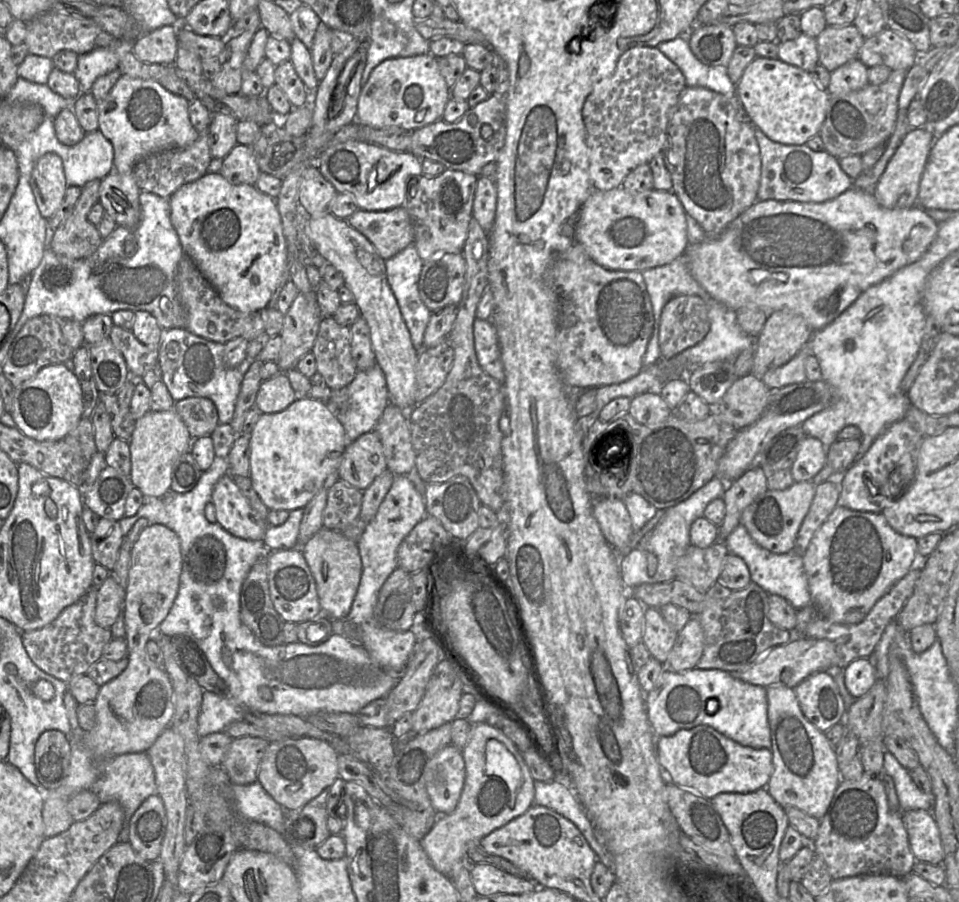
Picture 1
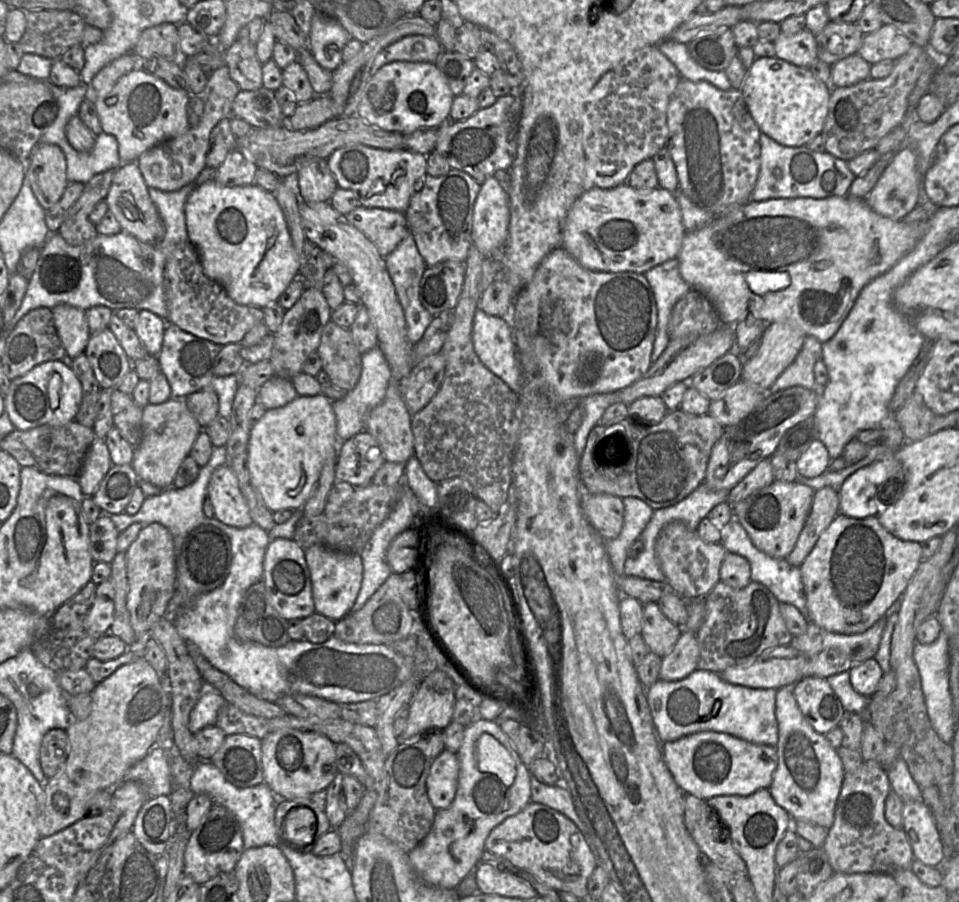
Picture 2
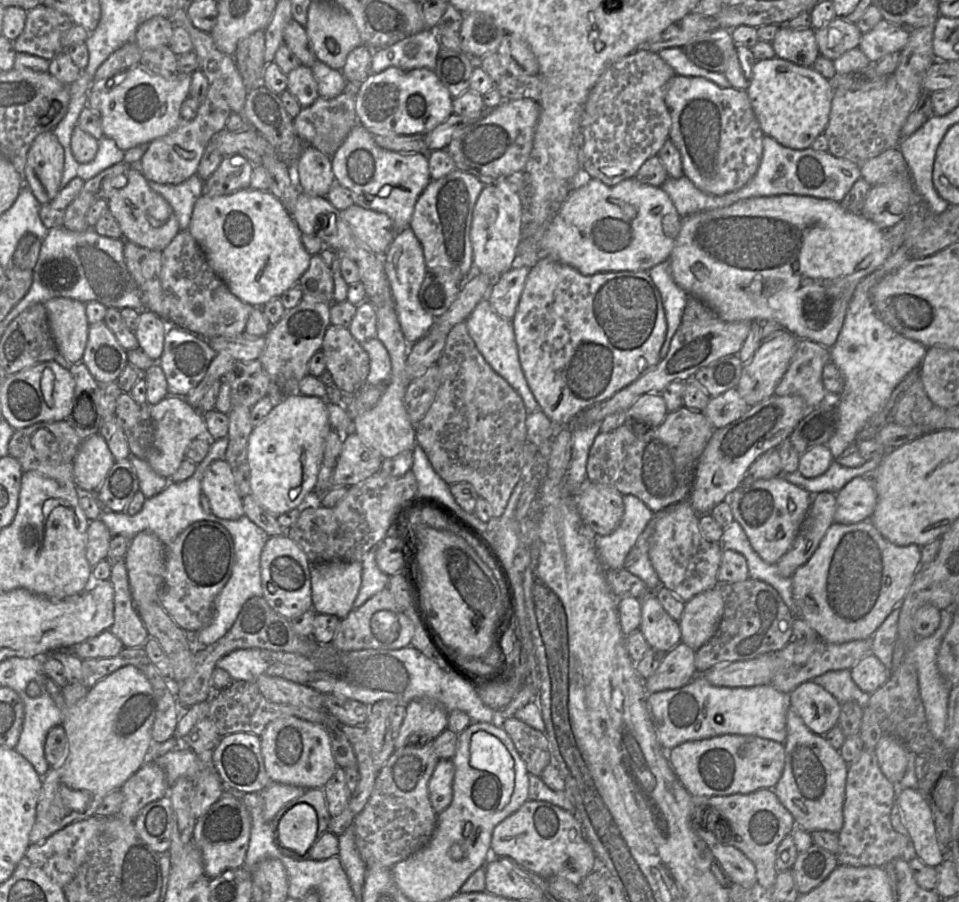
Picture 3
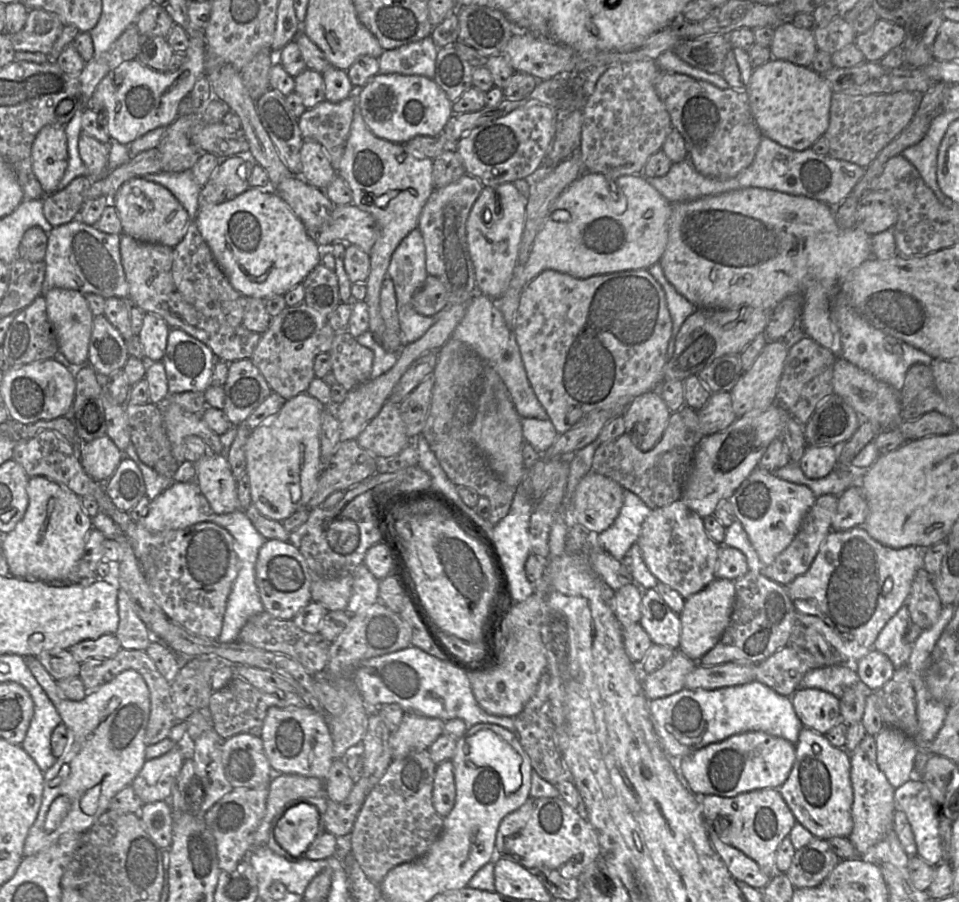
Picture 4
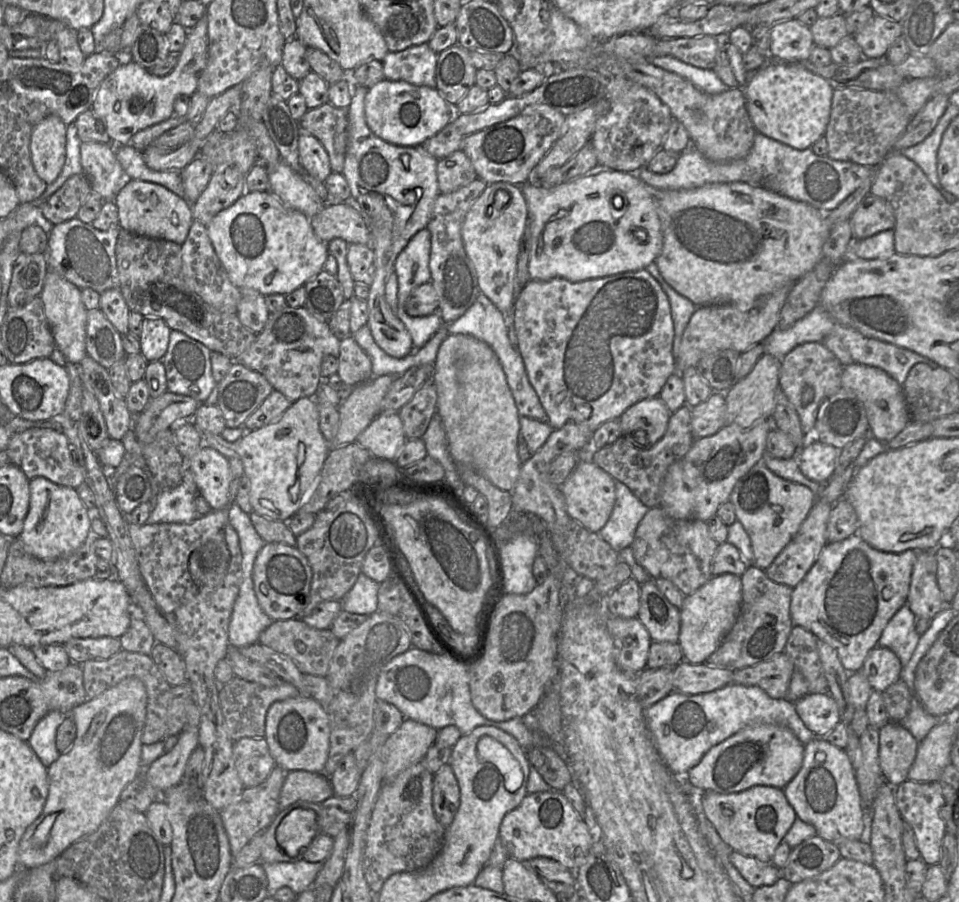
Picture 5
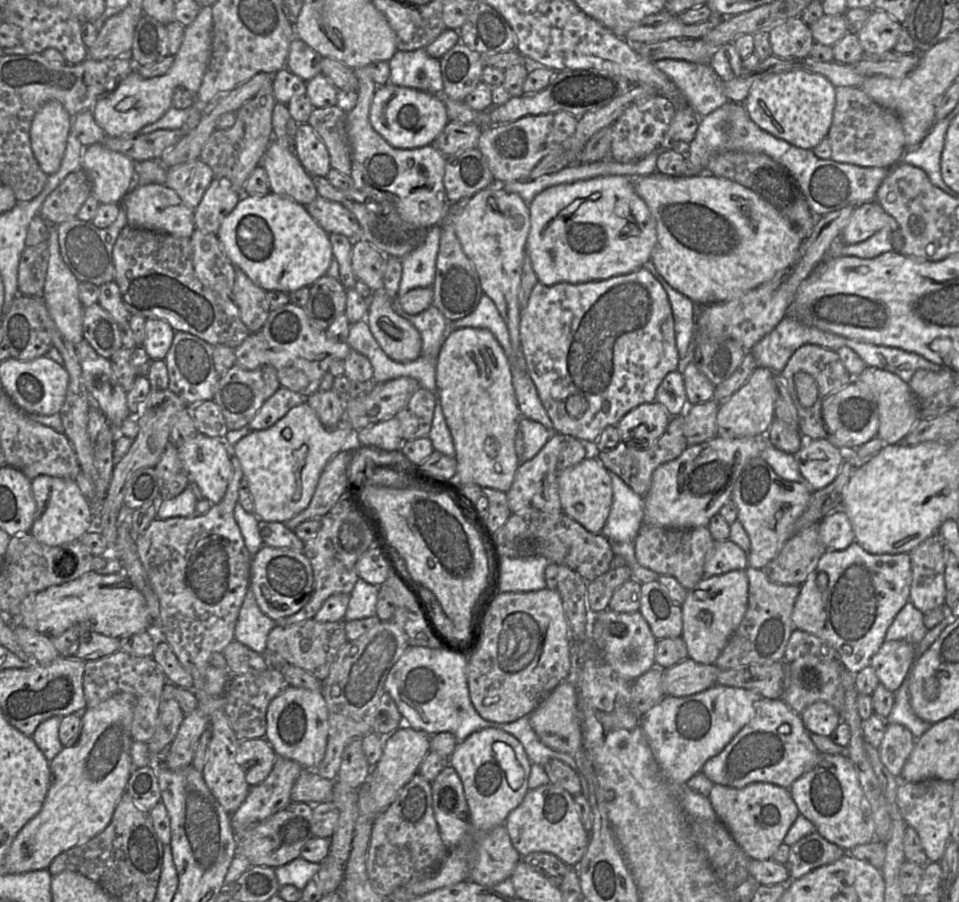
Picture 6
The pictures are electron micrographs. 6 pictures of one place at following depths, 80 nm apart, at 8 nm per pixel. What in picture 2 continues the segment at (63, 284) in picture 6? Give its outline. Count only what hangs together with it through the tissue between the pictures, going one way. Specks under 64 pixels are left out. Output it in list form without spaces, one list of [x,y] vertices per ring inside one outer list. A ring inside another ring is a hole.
[[[59,304],[51,311],[66,354],[74,359],[85,351],[90,338],[85,310],[67,304]]]

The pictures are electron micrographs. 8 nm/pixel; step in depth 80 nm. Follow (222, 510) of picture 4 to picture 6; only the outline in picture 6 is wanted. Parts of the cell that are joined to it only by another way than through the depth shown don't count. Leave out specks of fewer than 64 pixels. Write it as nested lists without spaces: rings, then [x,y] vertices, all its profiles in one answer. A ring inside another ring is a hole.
[[[198,432],[178,447],[178,454],[188,473],[189,481],[193,480],[201,490],[203,498],[212,504],[218,504],[223,499],[232,477],[229,447],[222,438],[208,437]]]

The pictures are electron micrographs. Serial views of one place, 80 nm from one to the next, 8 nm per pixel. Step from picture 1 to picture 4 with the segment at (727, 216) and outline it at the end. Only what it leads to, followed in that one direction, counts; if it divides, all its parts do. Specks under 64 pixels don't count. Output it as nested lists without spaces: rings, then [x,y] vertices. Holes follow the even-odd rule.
[[[661,70],[654,85],[670,114],[672,128],[684,138],[687,158],[699,173],[711,178],[729,179],[753,162],[761,133],[754,121],[746,90],[720,89],[707,81]]]

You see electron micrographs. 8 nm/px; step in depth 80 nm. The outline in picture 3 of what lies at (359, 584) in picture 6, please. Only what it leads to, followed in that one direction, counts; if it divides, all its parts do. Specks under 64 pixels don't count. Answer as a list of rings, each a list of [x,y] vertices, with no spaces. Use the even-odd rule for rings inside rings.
[[[371,548],[362,559],[362,581],[353,609],[362,606],[368,599],[387,587],[390,576],[384,574],[376,563],[376,549]]]

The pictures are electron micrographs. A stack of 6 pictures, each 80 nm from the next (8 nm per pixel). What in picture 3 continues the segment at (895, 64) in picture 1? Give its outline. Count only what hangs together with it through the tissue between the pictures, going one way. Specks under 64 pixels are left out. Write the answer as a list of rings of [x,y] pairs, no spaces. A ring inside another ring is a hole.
[[[882,19],[871,31],[862,34],[858,48],[875,64],[890,53],[901,52],[908,39],[907,31]]]

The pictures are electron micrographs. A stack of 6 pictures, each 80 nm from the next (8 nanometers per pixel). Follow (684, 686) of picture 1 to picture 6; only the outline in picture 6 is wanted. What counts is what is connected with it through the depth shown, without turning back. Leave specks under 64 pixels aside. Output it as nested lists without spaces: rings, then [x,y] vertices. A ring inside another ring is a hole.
[[[714,685],[697,694],[685,697],[664,696],[641,717],[641,728],[665,777],[674,784],[684,787],[686,782],[701,772],[703,765],[719,754],[734,736],[755,716],[755,703],[762,696],[737,687]]]

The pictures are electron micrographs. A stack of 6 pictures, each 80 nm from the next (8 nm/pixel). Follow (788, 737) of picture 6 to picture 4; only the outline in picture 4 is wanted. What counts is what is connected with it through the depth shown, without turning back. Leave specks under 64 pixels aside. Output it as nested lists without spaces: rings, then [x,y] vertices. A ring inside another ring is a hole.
[[[751,731],[709,744],[681,758],[676,765],[696,796],[735,797],[753,790],[779,789],[789,777],[795,757],[795,744],[761,731]]]

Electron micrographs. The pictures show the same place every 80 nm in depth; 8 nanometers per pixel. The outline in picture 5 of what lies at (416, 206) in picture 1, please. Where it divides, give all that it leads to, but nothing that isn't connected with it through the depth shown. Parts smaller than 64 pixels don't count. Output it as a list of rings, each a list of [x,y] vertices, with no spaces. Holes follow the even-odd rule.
[[[476,178],[453,193],[440,194],[435,201],[431,219],[426,227],[431,234],[429,260],[431,282],[439,298],[438,312],[445,324],[450,324],[461,317],[480,294],[476,271],[464,249],[461,230],[468,210],[487,186],[485,181]]]

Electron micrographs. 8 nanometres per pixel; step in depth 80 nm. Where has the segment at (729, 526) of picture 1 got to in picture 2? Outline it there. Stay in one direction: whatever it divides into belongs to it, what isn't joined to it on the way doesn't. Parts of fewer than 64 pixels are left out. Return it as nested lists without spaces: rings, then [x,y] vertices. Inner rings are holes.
[[[770,458],[761,460],[738,484],[728,492],[727,501],[734,505],[775,481]]]

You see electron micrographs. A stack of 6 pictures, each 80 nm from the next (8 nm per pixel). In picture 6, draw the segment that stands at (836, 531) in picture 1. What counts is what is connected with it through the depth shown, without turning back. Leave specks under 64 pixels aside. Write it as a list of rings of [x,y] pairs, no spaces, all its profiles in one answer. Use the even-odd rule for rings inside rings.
[[[856,541],[843,550],[826,551],[800,586],[791,616],[794,629],[808,632],[829,643],[838,652],[844,667],[855,675],[870,665],[871,658],[884,643],[889,626],[909,601],[911,581],[909,553],[872,554]]]

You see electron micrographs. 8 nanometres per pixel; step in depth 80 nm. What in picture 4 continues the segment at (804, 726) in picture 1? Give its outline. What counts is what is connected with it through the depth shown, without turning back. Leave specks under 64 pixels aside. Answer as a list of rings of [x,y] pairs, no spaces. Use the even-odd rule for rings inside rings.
[[[803,727],[795,744],[795,755],[789,777],[780,786],[779,792],[796,821],[815,838],[829,840],[833,837],[849,837],[854,826],[850,753],[843,748],[834,747],[826,736]],[[815,744],[821,748],[819,753],[813,751]]]

